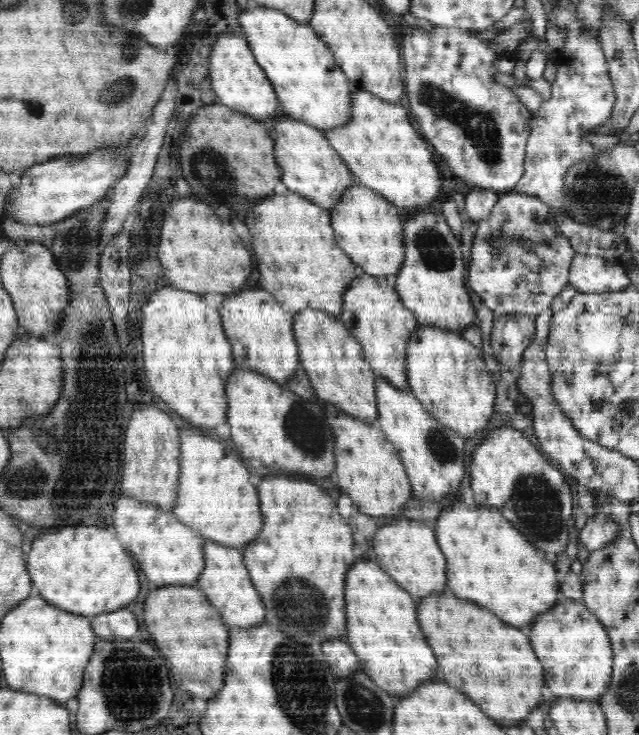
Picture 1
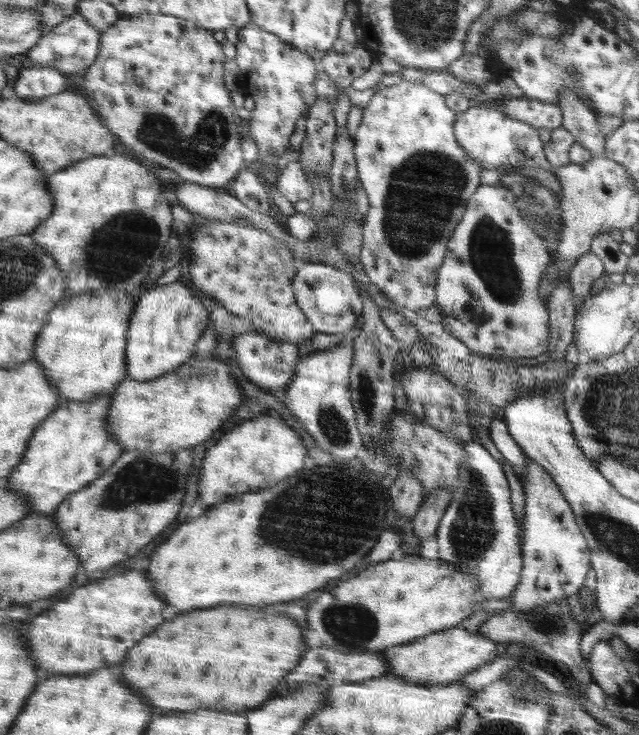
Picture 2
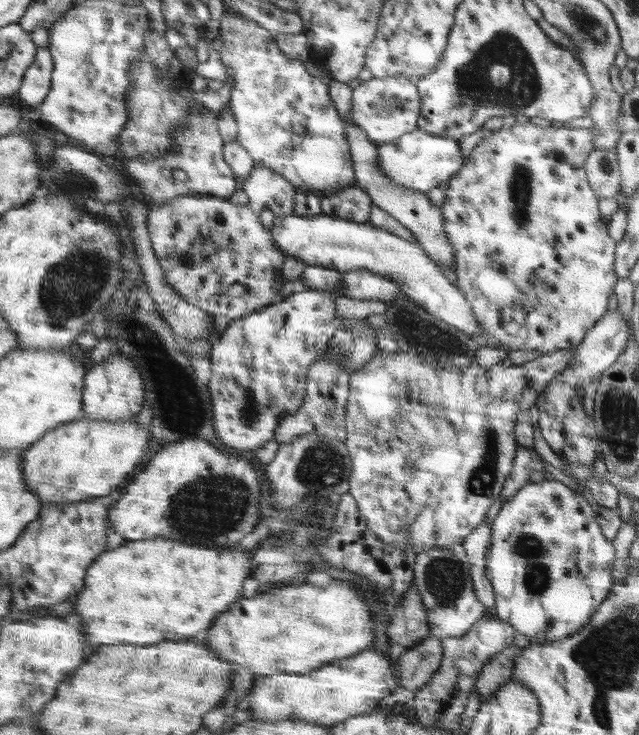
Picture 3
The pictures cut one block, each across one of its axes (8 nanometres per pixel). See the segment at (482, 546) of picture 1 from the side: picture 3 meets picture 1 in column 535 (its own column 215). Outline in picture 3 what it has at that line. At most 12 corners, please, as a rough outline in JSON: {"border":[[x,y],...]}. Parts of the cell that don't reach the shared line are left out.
{"border":[[164,537],[88,566],[88,644],[184,640],[242,598],[254,552]]}

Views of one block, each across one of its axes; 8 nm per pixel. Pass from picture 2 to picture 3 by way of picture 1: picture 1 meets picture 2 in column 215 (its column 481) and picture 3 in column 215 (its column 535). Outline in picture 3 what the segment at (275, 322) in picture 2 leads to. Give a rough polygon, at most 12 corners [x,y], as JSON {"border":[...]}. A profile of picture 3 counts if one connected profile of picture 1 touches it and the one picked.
{"border":[[248,206],[149,208],[186,302],[234,321],[278,301],[285,256]]}

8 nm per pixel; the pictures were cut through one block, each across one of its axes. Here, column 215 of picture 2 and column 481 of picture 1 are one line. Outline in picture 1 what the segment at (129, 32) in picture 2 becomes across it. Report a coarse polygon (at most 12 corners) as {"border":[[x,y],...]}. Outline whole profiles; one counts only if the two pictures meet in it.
{"border":[[410,28],[411,114],[456,177],[508,190],[533,113],[492,41]]}

